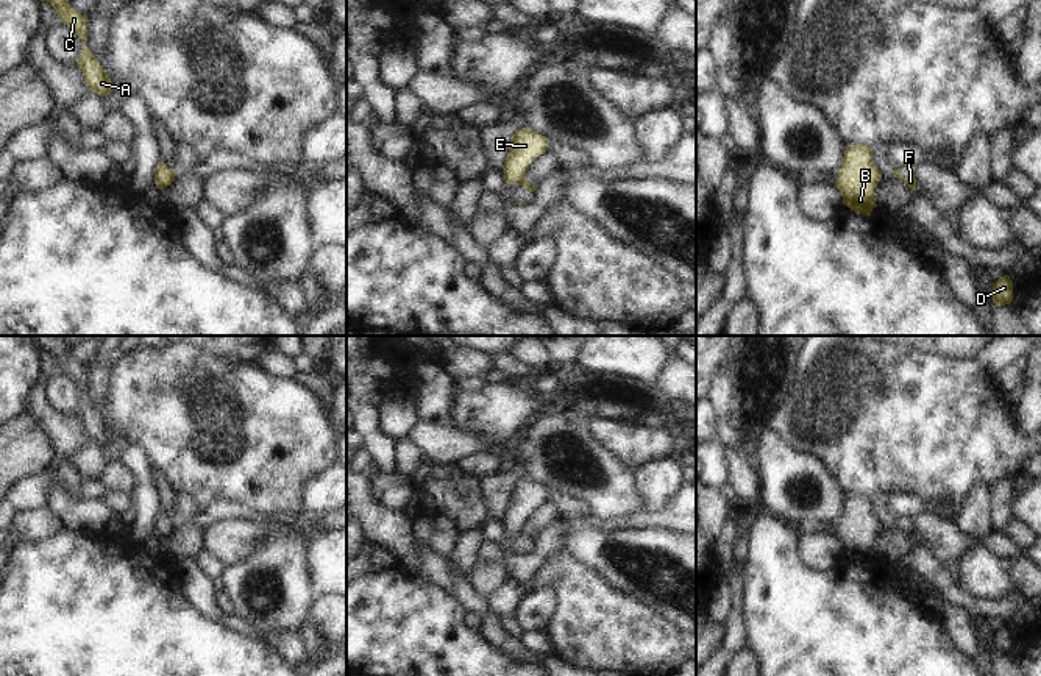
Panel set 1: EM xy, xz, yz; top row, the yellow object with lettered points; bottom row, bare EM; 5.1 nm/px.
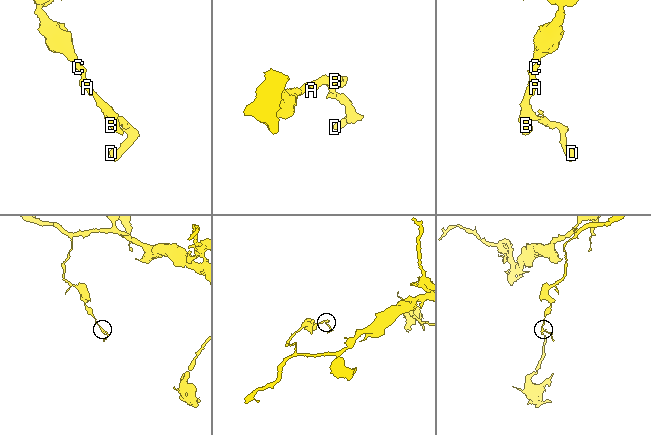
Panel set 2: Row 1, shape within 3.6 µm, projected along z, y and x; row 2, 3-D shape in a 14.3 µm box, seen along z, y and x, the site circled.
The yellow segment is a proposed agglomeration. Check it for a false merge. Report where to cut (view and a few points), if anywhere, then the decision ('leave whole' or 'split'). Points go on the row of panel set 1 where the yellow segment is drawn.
cut xz (525, 178), (522, 183); split

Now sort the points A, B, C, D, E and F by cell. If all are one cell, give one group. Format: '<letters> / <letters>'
A B C E / D F

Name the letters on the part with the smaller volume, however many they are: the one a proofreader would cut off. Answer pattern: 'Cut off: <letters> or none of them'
Cut off: D, F.

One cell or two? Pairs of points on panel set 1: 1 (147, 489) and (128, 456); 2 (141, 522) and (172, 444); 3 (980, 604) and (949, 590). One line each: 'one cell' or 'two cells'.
1: one cell
2: two cells
3: one cell

